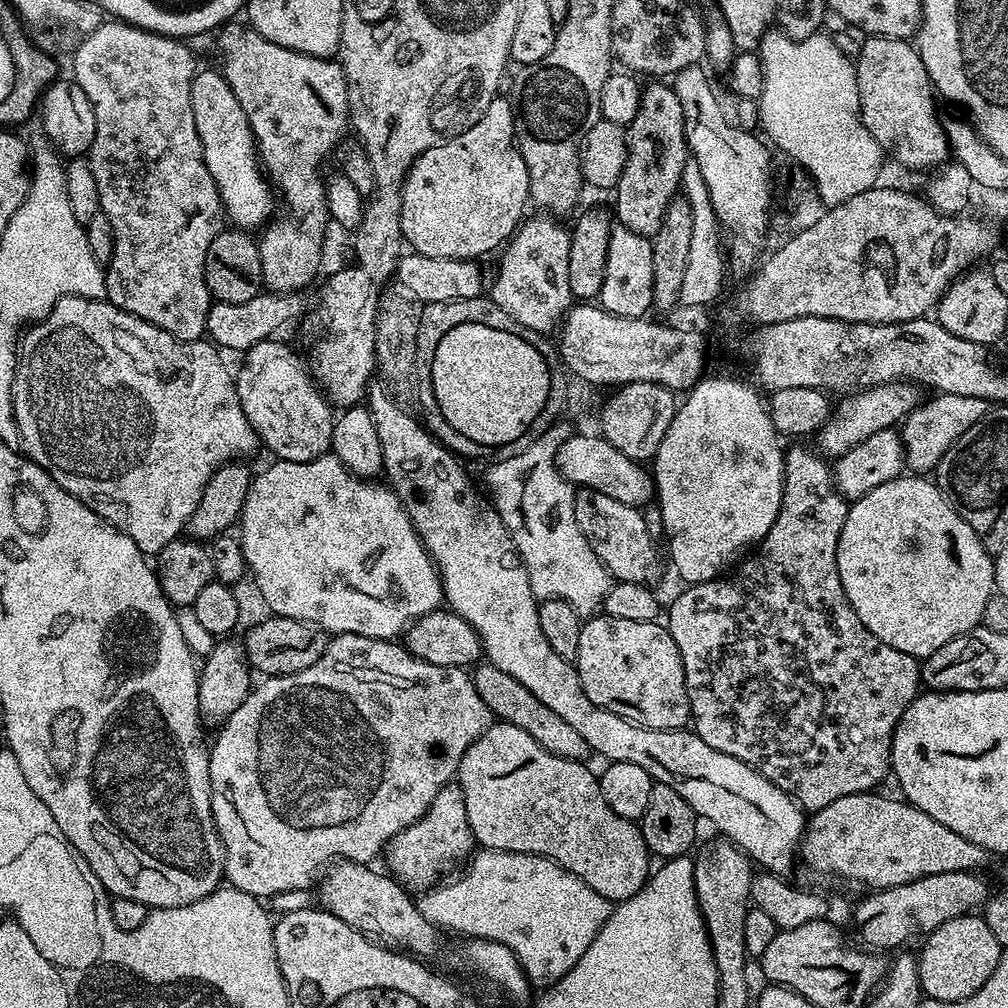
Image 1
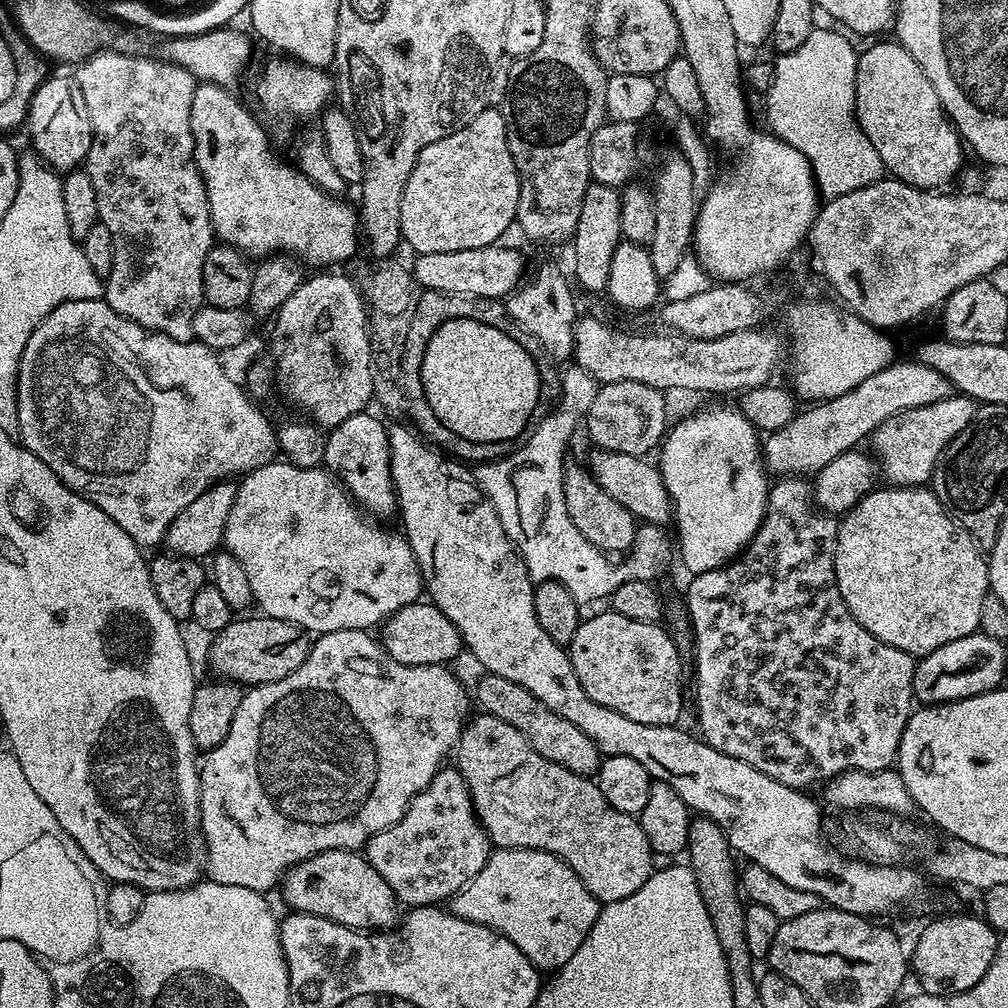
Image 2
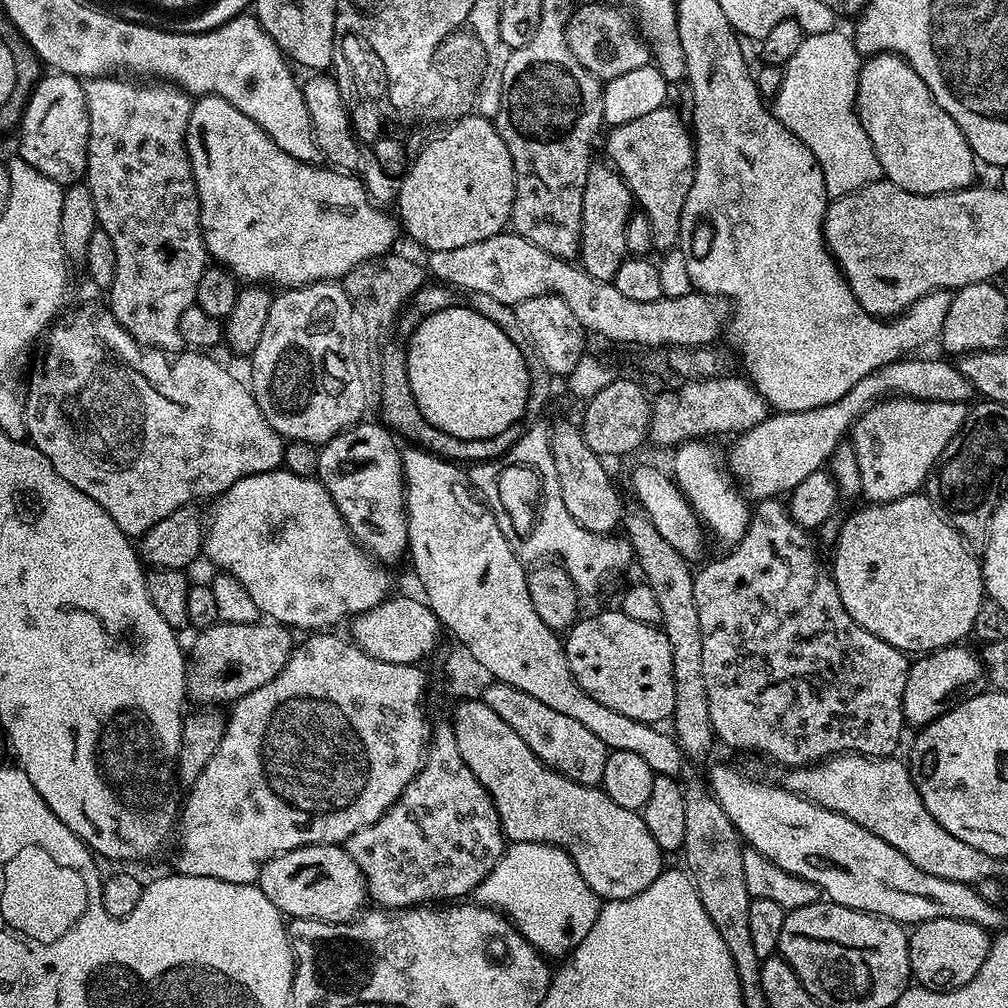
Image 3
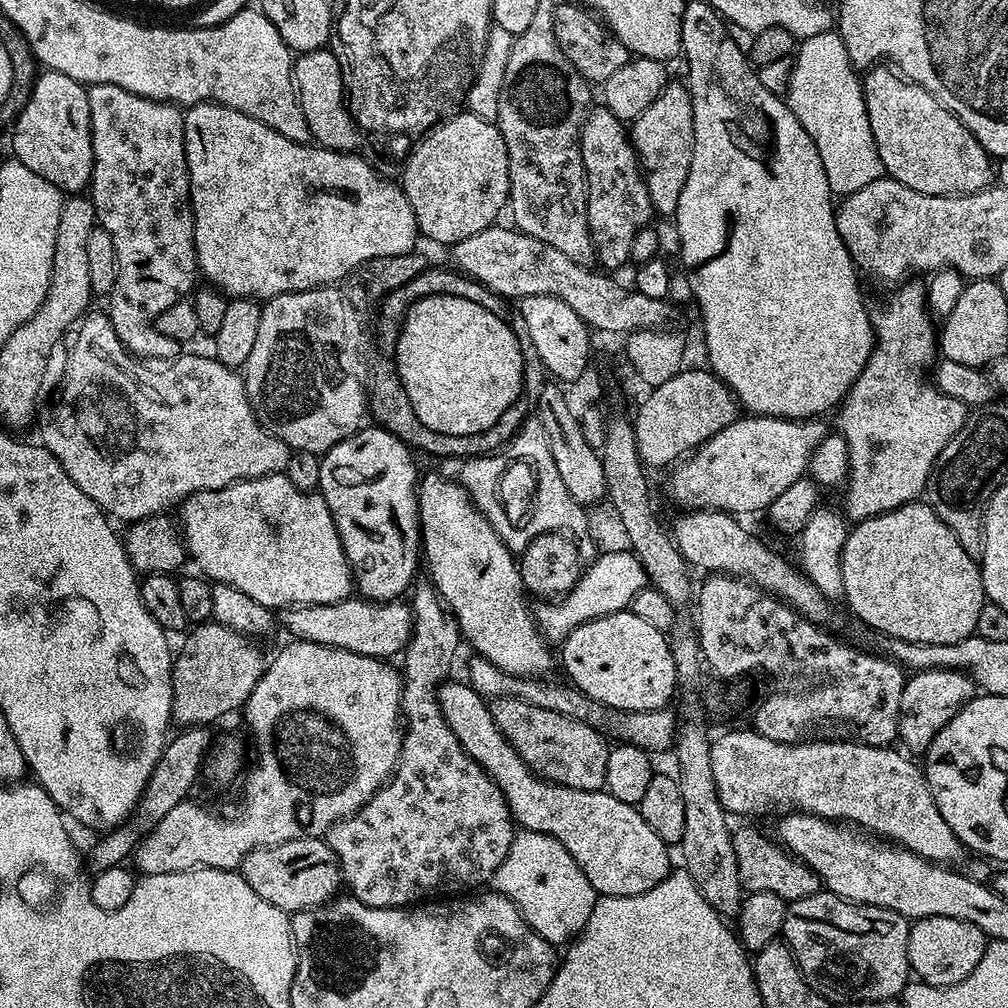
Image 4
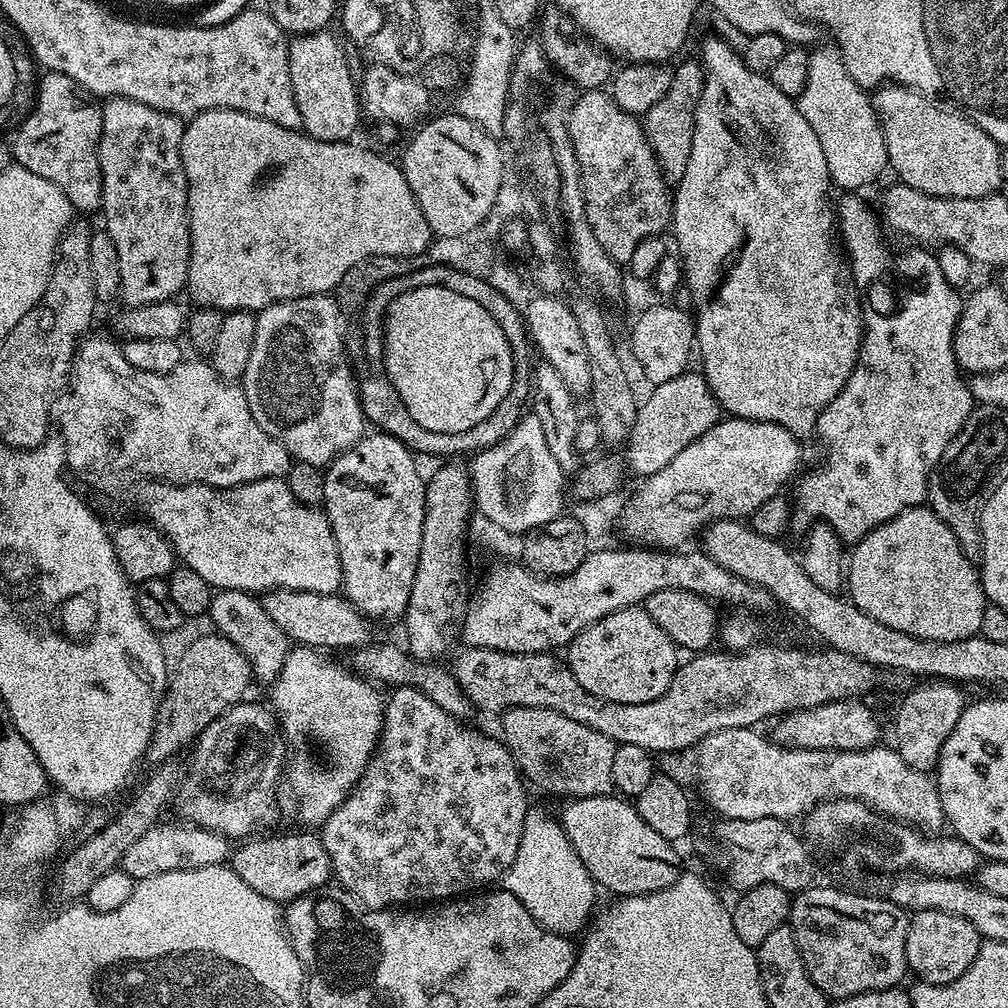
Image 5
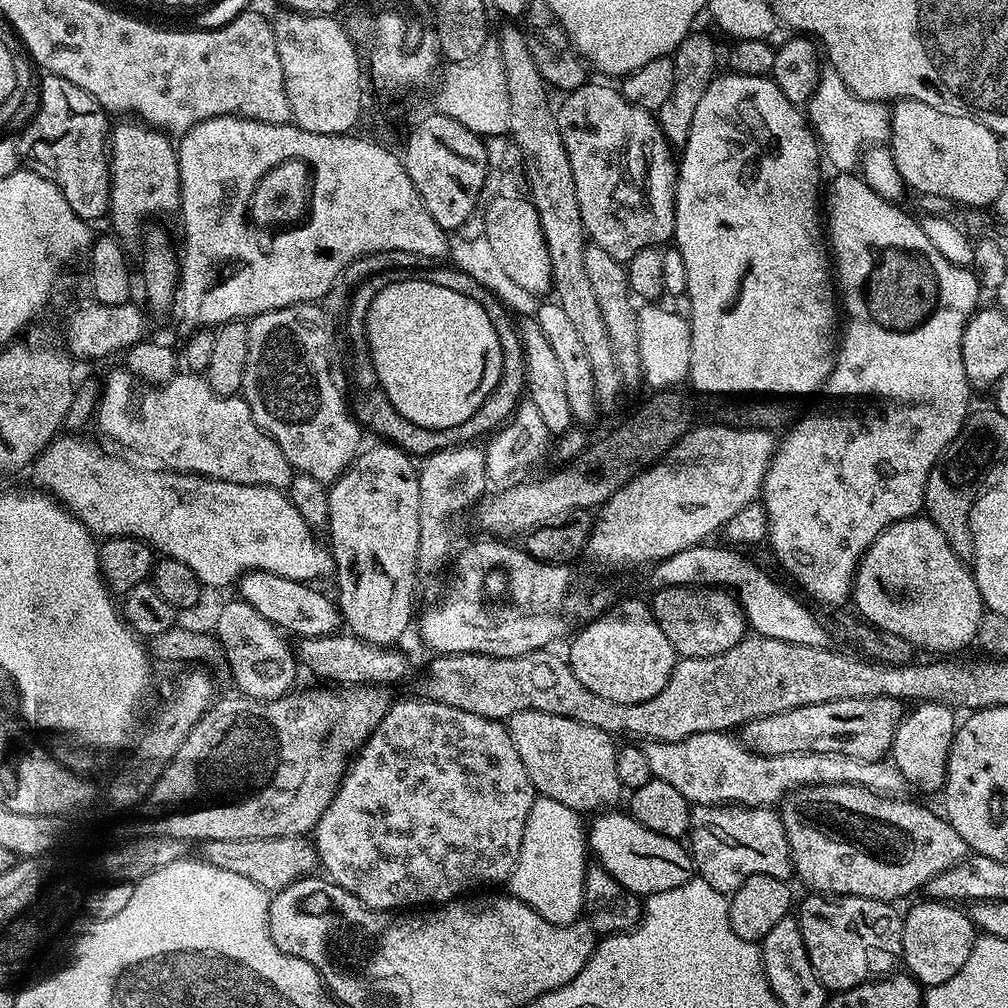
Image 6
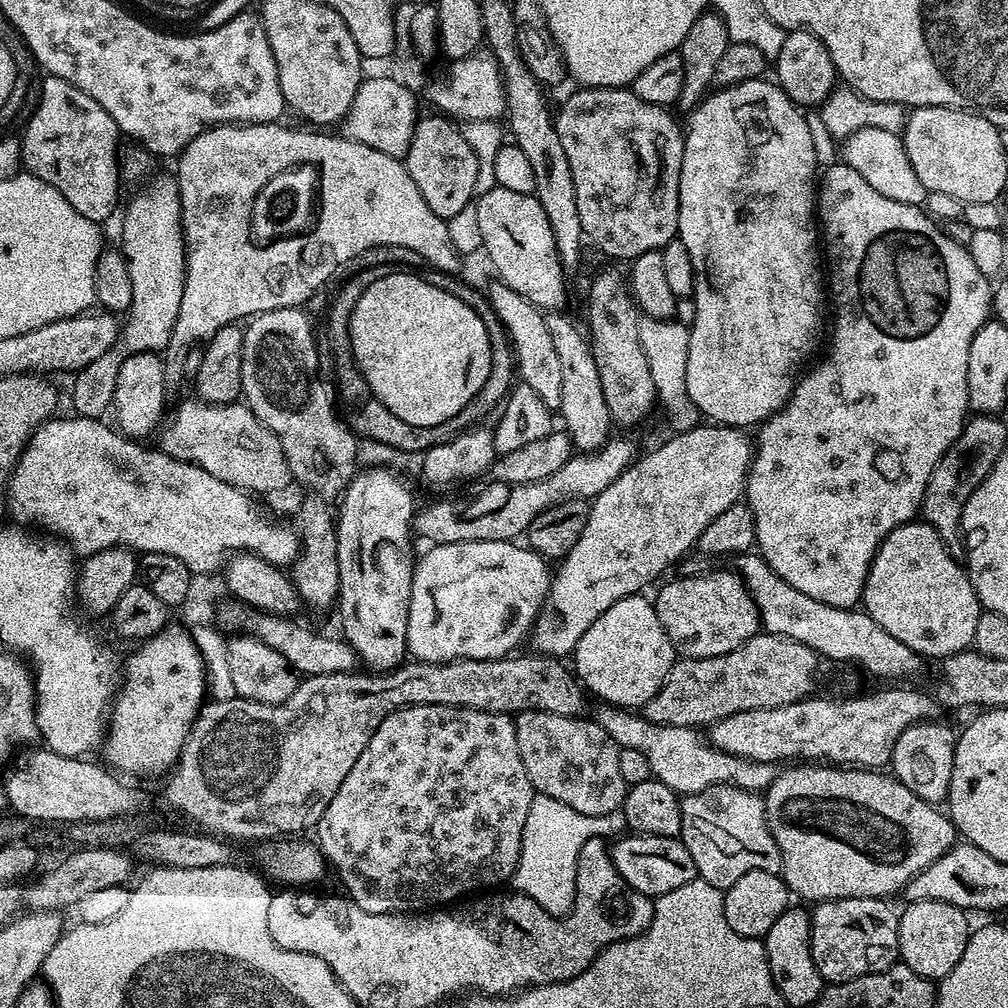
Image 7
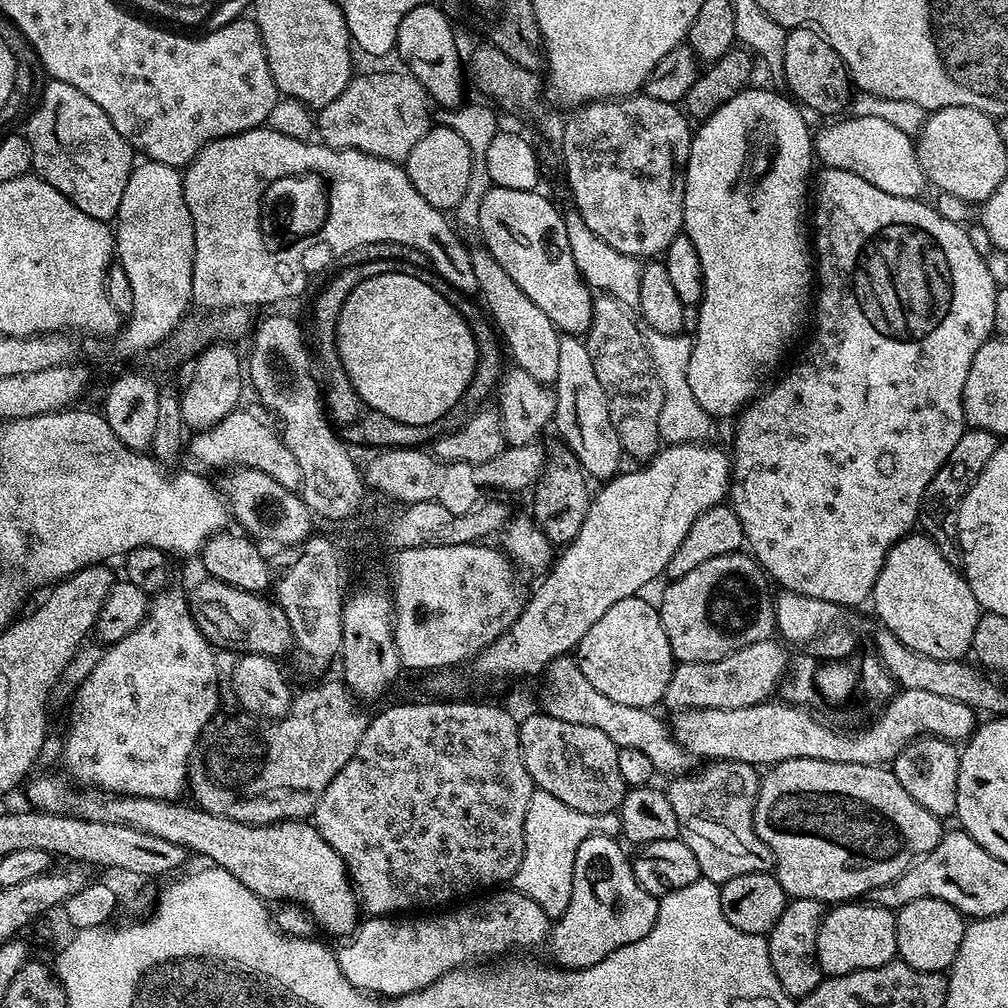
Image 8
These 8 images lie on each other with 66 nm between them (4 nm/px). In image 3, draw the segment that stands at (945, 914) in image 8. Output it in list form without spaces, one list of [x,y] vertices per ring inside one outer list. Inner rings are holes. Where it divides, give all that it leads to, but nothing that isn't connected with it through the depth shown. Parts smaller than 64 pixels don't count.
[[[934,918],[915,925],[908,938],[911,979],[919,987],[933,988],[936,992],[949,992],[966,986],[966,982],[982,970],[982,962],[986,962],[992,941],[987,928],[958,918]]]

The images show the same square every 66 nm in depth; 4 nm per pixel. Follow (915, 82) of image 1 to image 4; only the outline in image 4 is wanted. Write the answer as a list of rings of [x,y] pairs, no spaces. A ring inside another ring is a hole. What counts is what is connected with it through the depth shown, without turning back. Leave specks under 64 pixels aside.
[[[873,66],[863,73],[862,87],[864,90],[864,105],[866,106],[866,118],[870,122],[870,130],[874,134],[874,142],[878,154],[882,158],[882,166],[885,173],[891,179],[902,182],[902,186],[910,186],[910,190],[918,190],[918,194],[930,194],[931,196],[968,196],[971,192],[981,192],[984,188],[989,187],[991,178],[994,176],[994,160],[989,156],[988,151],[980,145],[979,138],[967,128],[954,114],[950,114],[945,108],[940,106],[934,97],[926,90],[922,90],[922,86],[912,83],[911,80],[905,78],[899,71],[893,70],[888,66]]]

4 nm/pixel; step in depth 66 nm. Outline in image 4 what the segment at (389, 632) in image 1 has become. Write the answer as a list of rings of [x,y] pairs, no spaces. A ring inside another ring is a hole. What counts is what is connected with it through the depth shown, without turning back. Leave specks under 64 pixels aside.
[[[283,474],[275,476],[263,476],[262,478],[254,478],[253,480],[240,480],[237,484],[231,484],[225,488],[218,490],[205,490],[205,492],[196,492],[193,496],[186,497],[179,505],[178,527],[184,538],[184,546],[189,557],[196,559],[196,564],[201,573],[209,581],[218,584],[229,584],[238,590],[242,590],[242,594],[250,594],[250,598],[254,598],[254,602],[262,602],[262,606],[273,610],[285,610],[295,608],[301,605],[328,605],[337,604],[340,600],[347,600],[354,592],[354,573],[348,564],[348,559],[344,553],[344,547],[340,541],[338,530],[334,526],[334,518],[330,514],[330,510],[326,506],[323,496],[319,491],[300,492],[298,486],[294,486],[294,482],[290,482],[290,478]]]

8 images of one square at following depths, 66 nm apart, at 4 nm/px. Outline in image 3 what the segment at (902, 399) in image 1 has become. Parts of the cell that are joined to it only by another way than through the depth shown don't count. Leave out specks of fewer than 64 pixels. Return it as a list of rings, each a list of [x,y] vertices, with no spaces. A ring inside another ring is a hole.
[[[916,358],[882,365],[874,374],[862,378],[854,390],[838,398],[838,402],[830,402],[830,406],[801,412],[776,412],[758,426],[739,433],[733,439],[736,441],[732,444],[732,464],[730,460],[730,472],[735,483],[756,502],[790,493],[804,478],[825,467],[835,448],[845,443],[856,419],[878,400],[908,396],[912,400],[967,405],[973,399],[972,383],[953,361],[951,364],[948,360],[912,359]]]

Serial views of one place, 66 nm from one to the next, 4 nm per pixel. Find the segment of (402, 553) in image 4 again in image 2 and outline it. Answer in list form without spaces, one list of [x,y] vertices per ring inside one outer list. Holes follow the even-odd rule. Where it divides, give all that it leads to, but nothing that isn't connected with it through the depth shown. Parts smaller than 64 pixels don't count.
[[[365,410],[354,414],[327,433],[323,467],[344,485],[344,491],[365,513],[373,517],[388,516],[391,512],[393,515],[398,508],[396,487],[392,485],[390,474],[388,428],[378,417],[371,416],[370,413],[371,411]]]

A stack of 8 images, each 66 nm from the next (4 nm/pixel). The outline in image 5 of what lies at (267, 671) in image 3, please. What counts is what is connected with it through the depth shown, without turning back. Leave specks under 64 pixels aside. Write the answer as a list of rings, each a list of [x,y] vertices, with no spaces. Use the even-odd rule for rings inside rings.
[[[211,634],[200,636],[171,665],[168,687],[160,699],[156,711],[156,721],[144,760],[152,766],[167,764],[180,751],[187,749],[196,737],[222,715],[227,708],[241,703],[245,699],[244,691],[248,683],[253,683],[252,667],[248,659],[225,636]]]

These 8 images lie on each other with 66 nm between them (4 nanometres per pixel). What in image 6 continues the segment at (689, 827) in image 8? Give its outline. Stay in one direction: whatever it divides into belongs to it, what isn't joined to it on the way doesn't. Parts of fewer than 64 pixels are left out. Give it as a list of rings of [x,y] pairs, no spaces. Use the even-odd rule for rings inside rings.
[[[701,804],[693,807],[690,851],[699,879],[714,890],[731,894],[754,874],[788,880],[793,875],[792,851],[779,811],[771,807],[745,808],[738,804]]]

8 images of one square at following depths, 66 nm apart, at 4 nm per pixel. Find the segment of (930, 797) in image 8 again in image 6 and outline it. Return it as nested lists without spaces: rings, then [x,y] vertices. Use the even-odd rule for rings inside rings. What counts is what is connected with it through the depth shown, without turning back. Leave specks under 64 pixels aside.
[[[917,703],[905,711],[902,722],[894,734],[892,751],[890,753],[891,763],[895,764],[909,785],[912,784],[922,792],[936,792],[944,788],[944,779],[948,776],[948,755],[952,749],[952,740],[956,736],[958,727],[957,713],[951,707],[941,703]]]

